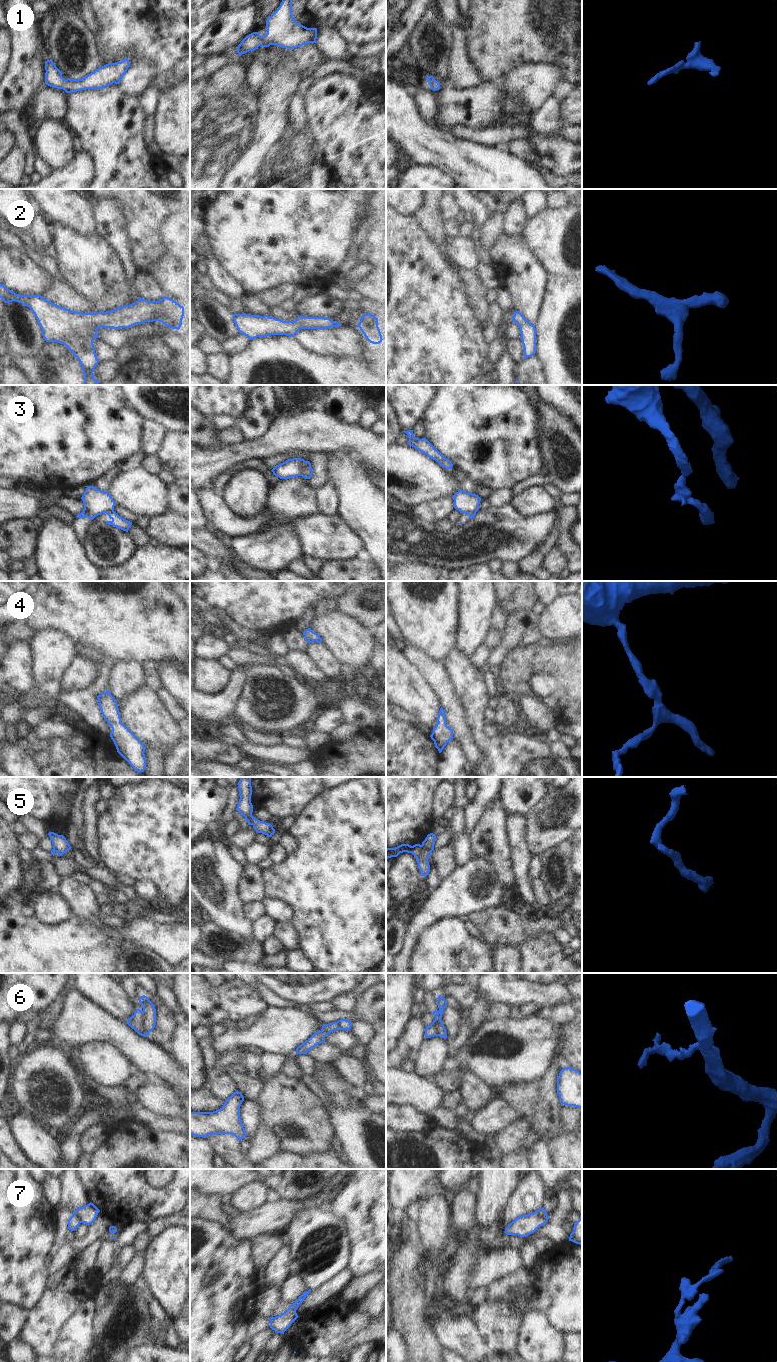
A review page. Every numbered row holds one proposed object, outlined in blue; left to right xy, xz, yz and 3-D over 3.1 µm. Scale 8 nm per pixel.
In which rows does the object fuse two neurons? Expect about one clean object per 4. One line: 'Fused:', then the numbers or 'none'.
Fused: 3, 5, 6, 7

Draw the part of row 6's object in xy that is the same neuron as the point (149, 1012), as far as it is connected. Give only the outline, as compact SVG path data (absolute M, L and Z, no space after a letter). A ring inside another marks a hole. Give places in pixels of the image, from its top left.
M145 995L139 998L139 1002L143 1006L143 1015L142 1015L143 1031L149 1034L156 1025L155 1005Z

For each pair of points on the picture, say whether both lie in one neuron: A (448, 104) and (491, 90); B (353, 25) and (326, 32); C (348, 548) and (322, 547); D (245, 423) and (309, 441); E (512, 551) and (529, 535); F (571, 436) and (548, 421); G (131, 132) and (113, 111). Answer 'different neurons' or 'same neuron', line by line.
A: same neuron
B: different neurons
C: same neuron
D: different neurons
E: same neuron
F: same neuron
G: same neuron

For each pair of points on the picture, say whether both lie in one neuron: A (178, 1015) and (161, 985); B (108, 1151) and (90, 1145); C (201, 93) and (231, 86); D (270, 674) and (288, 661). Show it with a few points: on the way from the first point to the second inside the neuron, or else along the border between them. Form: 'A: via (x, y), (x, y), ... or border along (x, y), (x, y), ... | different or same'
A: via (174, 1008), (165, 992) | same
B: border along (106, 1135), (105, 1139), (91, 1153) | different
C: via (208, 88), (224, 86) | same
D: border along (280, 663), (293, 675) | different

